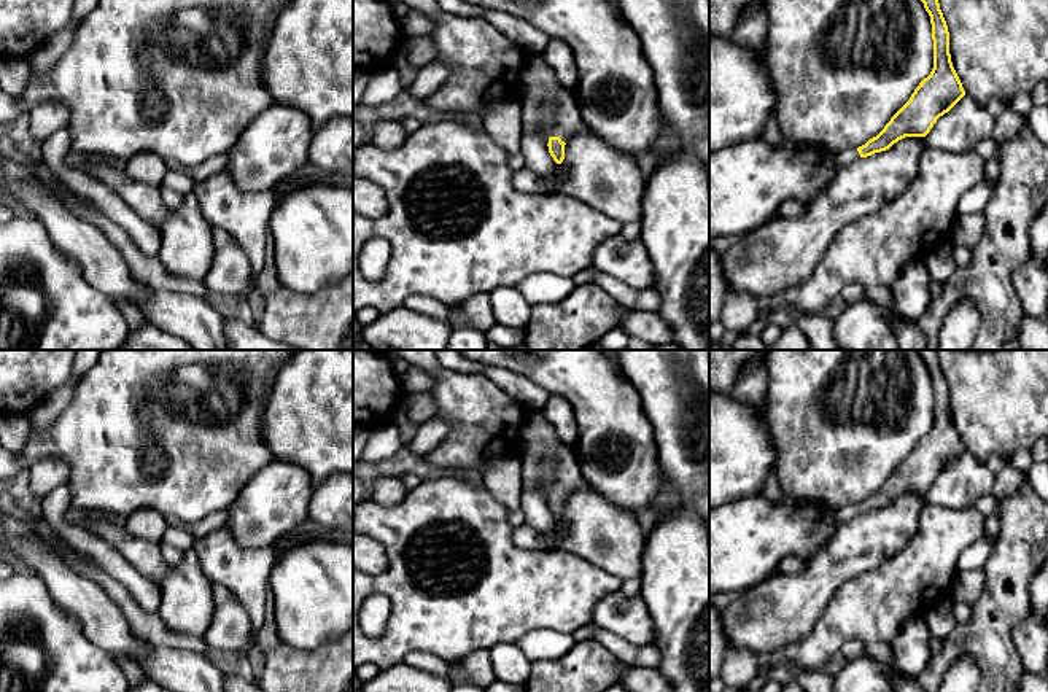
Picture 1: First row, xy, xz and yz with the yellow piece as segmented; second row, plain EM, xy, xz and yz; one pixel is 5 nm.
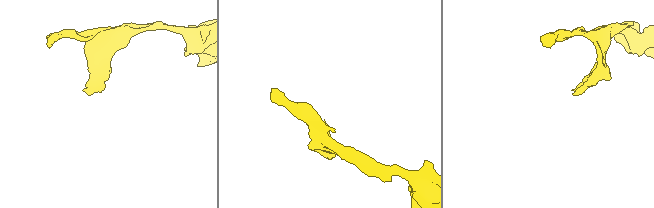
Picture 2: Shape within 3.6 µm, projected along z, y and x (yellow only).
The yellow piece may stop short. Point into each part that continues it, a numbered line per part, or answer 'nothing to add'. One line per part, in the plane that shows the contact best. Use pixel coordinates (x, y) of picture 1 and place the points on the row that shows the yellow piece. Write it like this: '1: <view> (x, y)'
1: xz (541, 86)

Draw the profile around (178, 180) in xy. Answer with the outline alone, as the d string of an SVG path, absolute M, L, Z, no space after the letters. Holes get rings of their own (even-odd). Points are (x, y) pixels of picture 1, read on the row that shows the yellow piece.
M170 169L165 172L162 186L178 191L181 194L192 192L194 180L183 169Z

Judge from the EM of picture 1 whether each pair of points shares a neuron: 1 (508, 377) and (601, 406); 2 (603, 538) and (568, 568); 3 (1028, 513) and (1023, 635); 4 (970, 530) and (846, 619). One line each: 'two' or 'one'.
1: two
2: two
3: two
4: one

